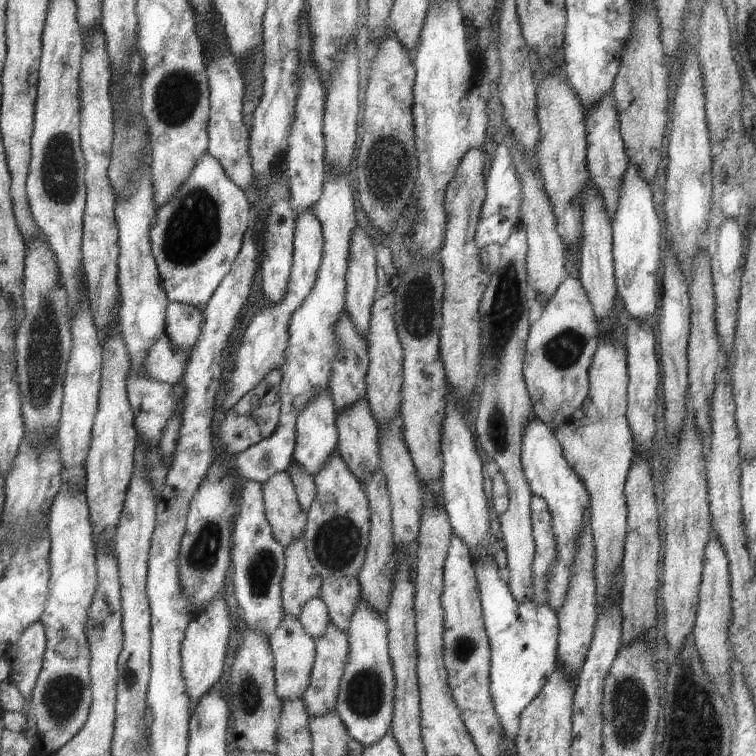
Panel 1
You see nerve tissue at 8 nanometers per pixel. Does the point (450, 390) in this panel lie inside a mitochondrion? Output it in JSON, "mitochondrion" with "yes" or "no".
{"mitochondrion":"no"}

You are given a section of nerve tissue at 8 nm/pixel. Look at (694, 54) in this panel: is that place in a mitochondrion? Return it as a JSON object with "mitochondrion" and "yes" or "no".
{"mitochondrion":"no"}

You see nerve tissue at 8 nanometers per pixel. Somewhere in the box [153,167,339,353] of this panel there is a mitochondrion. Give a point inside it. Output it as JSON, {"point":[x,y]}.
{"point":[193,227]}

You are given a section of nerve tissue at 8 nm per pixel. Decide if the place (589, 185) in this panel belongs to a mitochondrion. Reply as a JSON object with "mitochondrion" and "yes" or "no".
{"mitochondrion":"no"}

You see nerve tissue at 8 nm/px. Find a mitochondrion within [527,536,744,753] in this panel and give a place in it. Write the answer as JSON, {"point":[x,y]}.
{"point":[629,703]}

